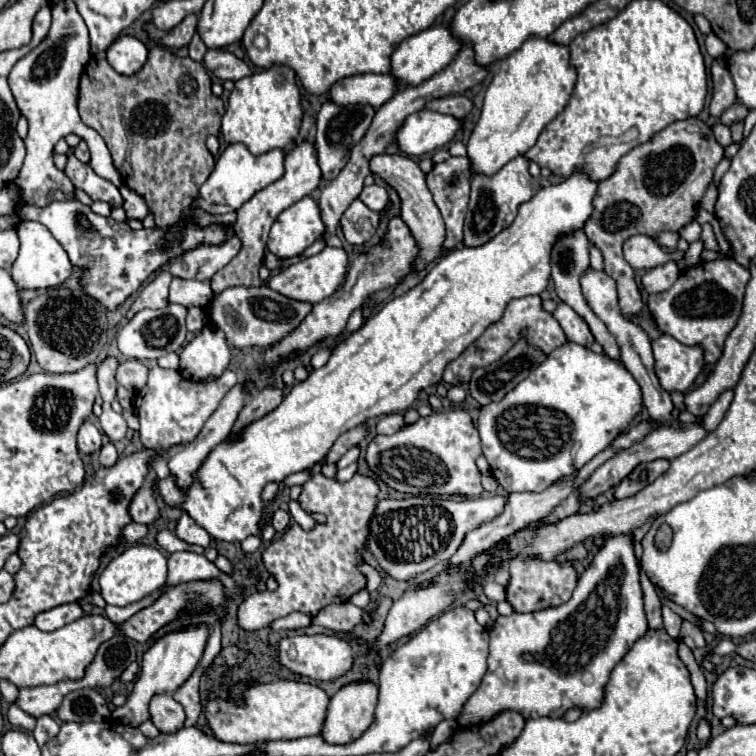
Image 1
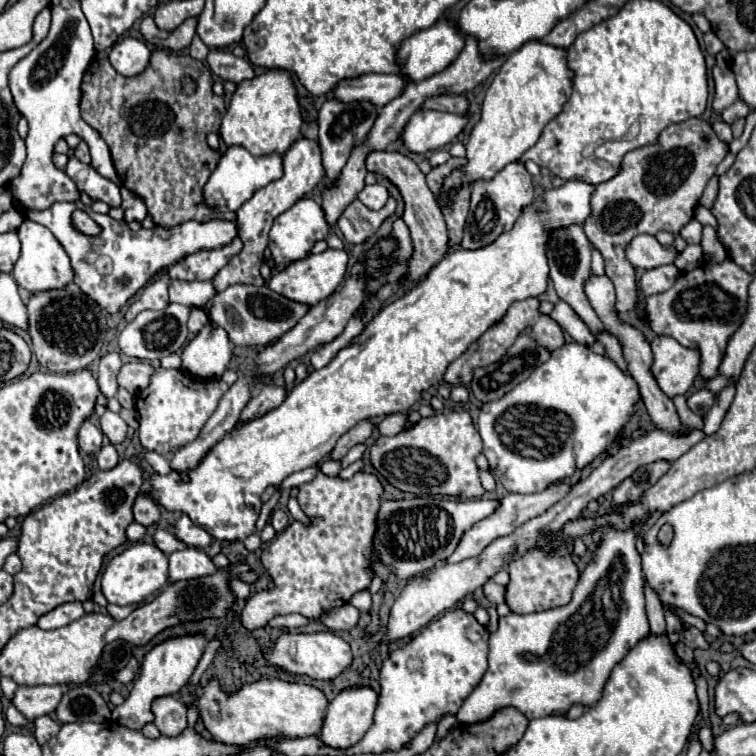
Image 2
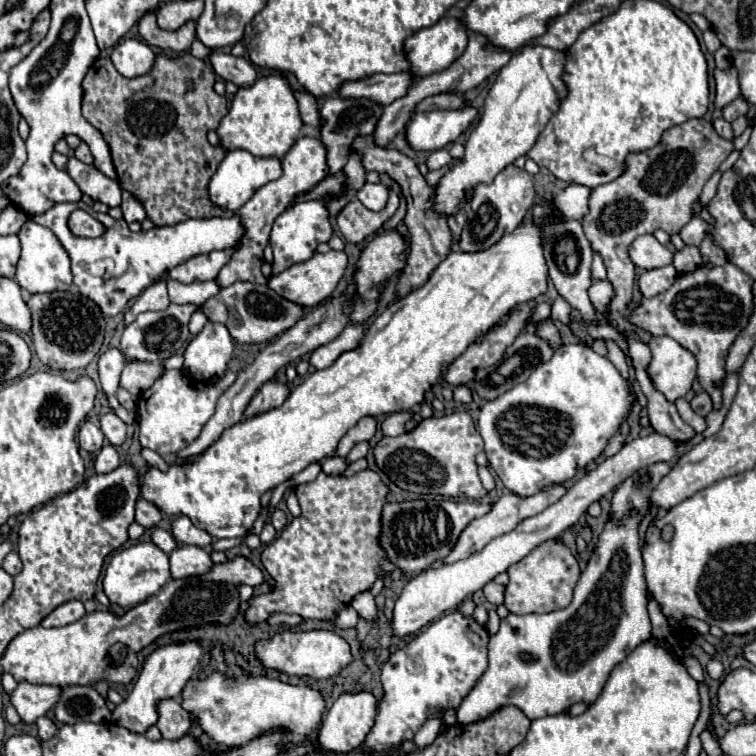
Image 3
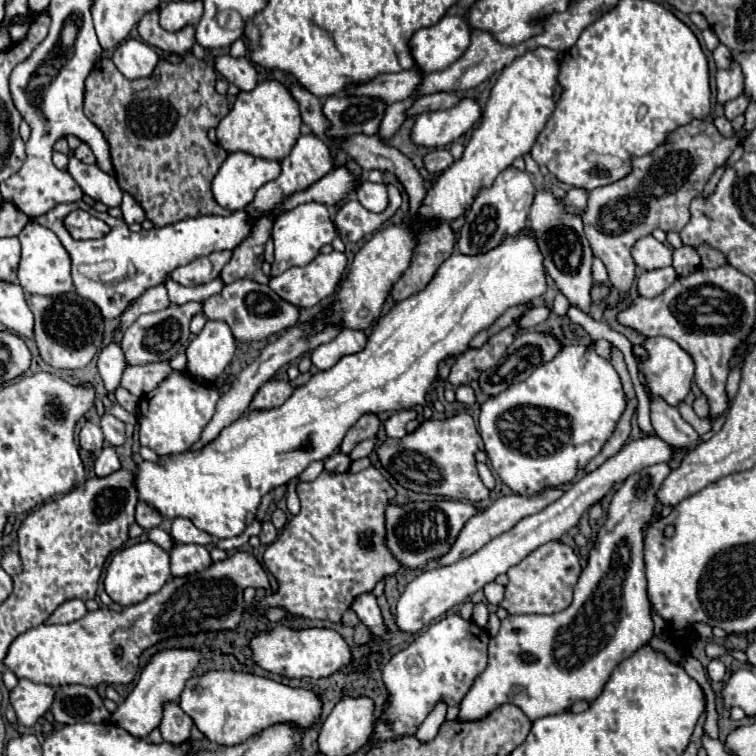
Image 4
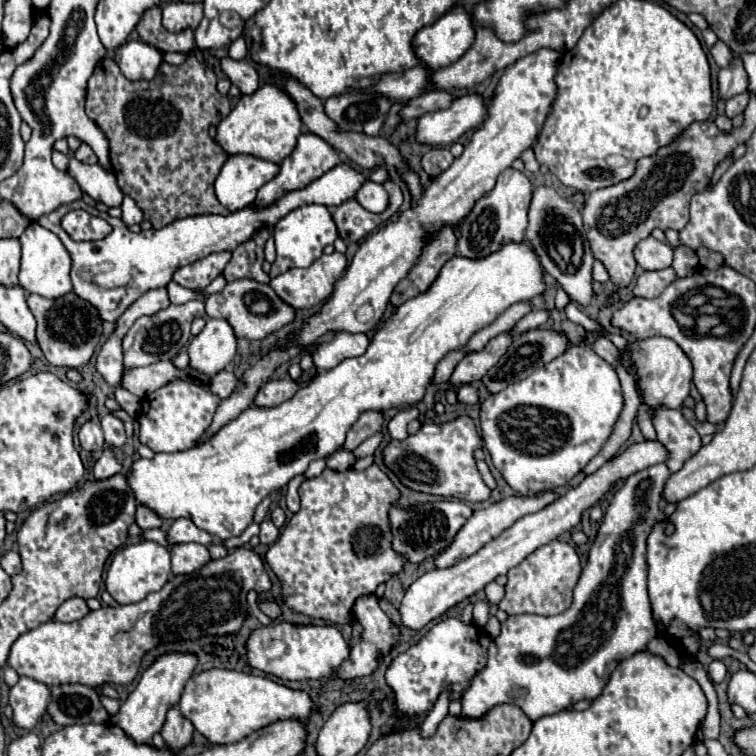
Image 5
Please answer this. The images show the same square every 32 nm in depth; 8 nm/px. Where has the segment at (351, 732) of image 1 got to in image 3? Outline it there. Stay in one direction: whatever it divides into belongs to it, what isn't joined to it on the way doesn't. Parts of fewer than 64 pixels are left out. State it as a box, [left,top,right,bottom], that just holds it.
[318,692,376,754]

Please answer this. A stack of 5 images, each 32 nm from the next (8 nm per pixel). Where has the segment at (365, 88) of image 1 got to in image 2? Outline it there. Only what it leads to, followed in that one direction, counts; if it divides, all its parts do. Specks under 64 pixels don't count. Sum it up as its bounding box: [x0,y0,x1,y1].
[334,74,408,108]

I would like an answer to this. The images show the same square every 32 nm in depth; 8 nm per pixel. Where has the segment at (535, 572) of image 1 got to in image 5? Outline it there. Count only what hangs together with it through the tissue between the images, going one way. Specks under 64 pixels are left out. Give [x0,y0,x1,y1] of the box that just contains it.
[498,540,580,616]

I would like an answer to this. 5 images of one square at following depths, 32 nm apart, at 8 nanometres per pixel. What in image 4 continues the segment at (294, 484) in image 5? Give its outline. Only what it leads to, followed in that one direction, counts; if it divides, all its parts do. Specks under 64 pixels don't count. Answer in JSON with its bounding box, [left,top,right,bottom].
[286,478,300,514]

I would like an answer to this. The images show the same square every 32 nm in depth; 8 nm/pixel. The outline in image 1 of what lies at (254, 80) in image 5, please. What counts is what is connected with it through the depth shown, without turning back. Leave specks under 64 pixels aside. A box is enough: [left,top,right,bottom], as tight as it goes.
[204,50,252,82]

